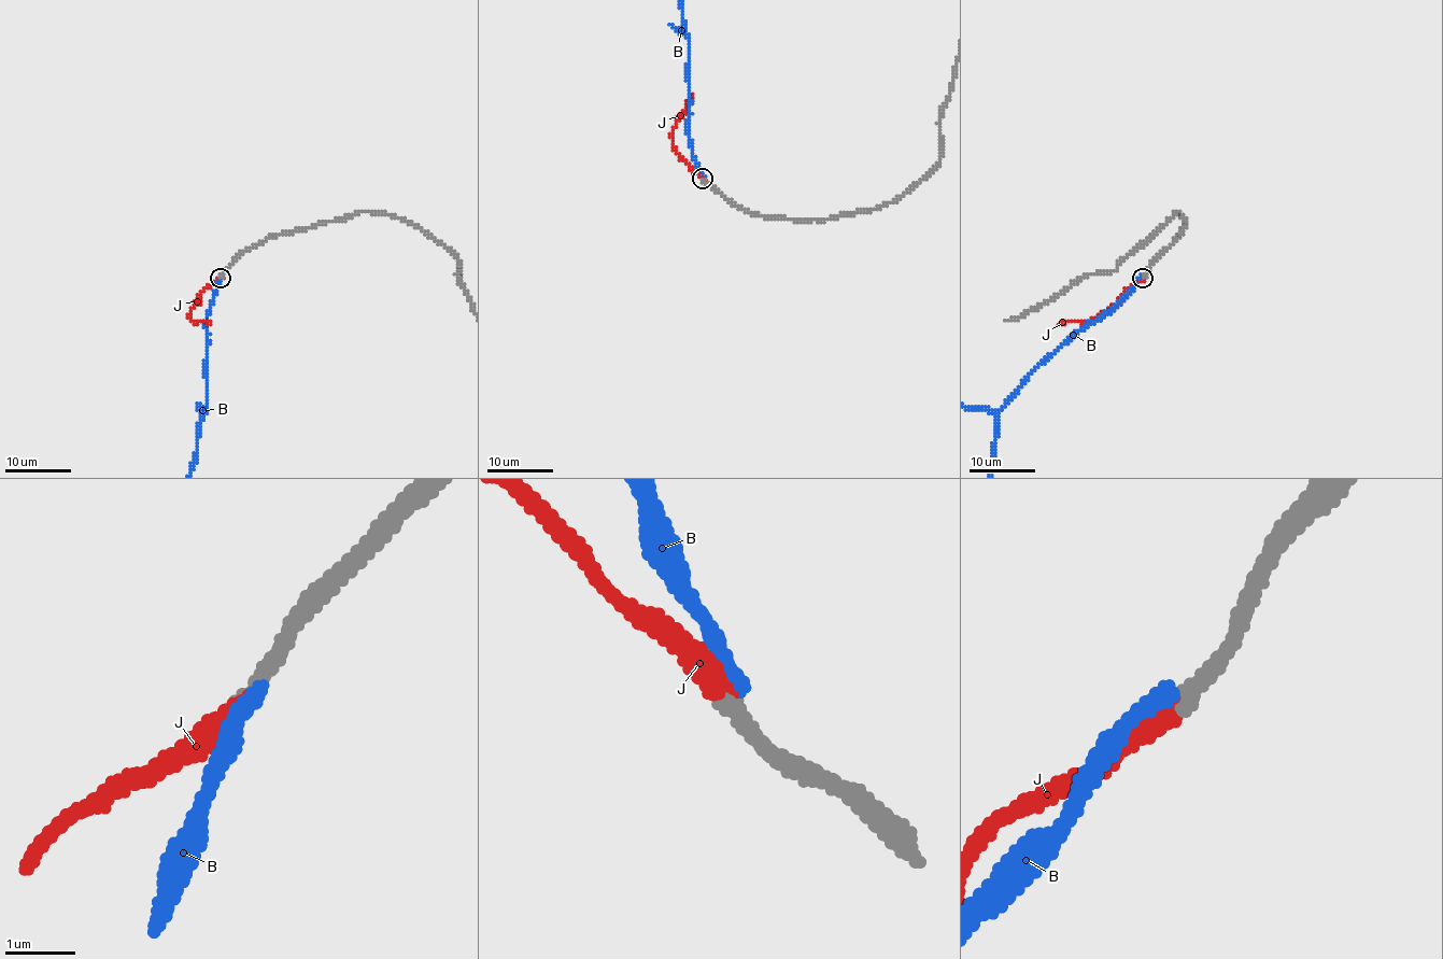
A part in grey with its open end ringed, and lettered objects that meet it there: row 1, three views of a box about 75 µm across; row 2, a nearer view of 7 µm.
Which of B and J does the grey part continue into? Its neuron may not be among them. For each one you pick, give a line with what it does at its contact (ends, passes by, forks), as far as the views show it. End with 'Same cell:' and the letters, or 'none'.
J: it ends
Same cell: J

